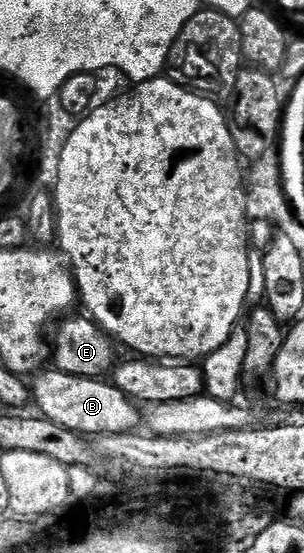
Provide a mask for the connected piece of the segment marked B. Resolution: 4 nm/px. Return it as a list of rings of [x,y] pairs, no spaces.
[[[56,367],[40,372],[35,379],[35,385],[33,381],[33,405],[39,408],[36,410],[42,416],[48,417],[50,421],[69,431],[80,435],[135,433],[138,425],[139,427],[141,425],[141,413],[135,410],[136,402],[127,397],[110,380],[69,375]]]

